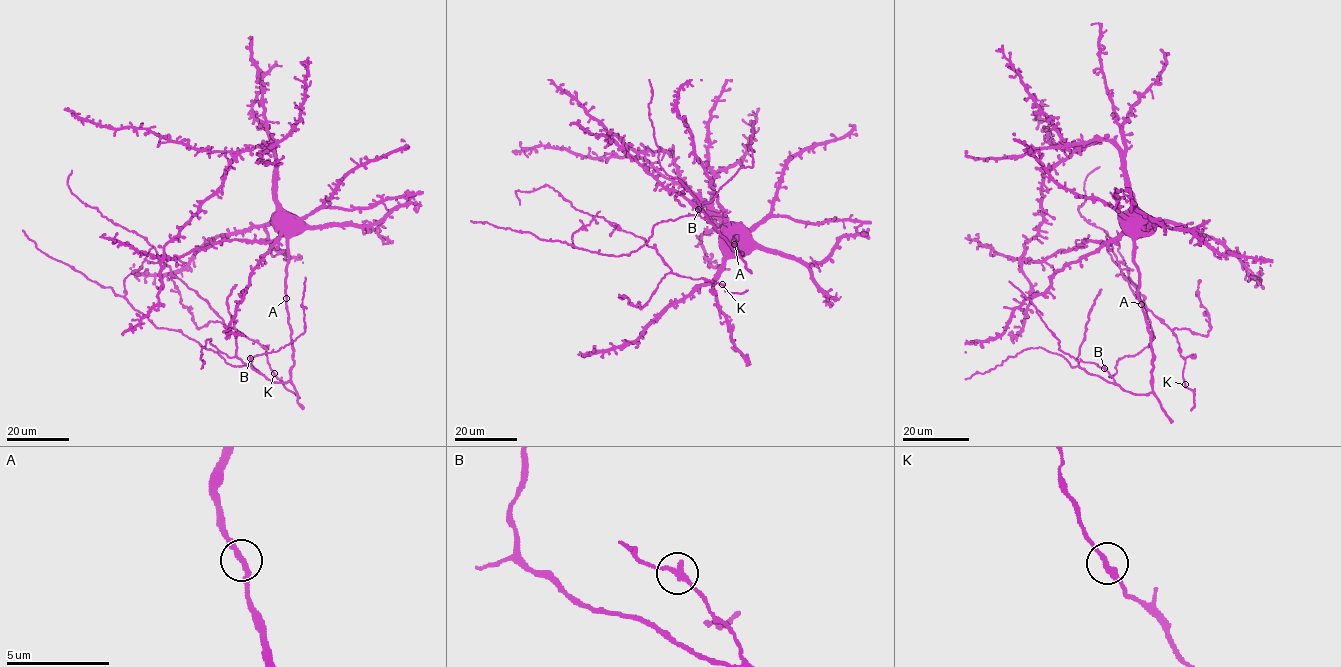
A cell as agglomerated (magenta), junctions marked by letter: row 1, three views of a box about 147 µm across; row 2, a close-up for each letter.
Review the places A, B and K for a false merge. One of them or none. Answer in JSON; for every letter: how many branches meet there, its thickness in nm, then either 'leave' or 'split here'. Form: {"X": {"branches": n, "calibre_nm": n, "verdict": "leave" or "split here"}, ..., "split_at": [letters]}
{"A": {"branches": 2, "calibre_nm": 300, "verdict": "leave"}, "B": {"branches": 2, "calibre_nm": 280, "verdict": "split here"}, "K": {"branches": 2, "calibre_nm": 280, "verdict": "leave"}, "split_at": ["B"]}

